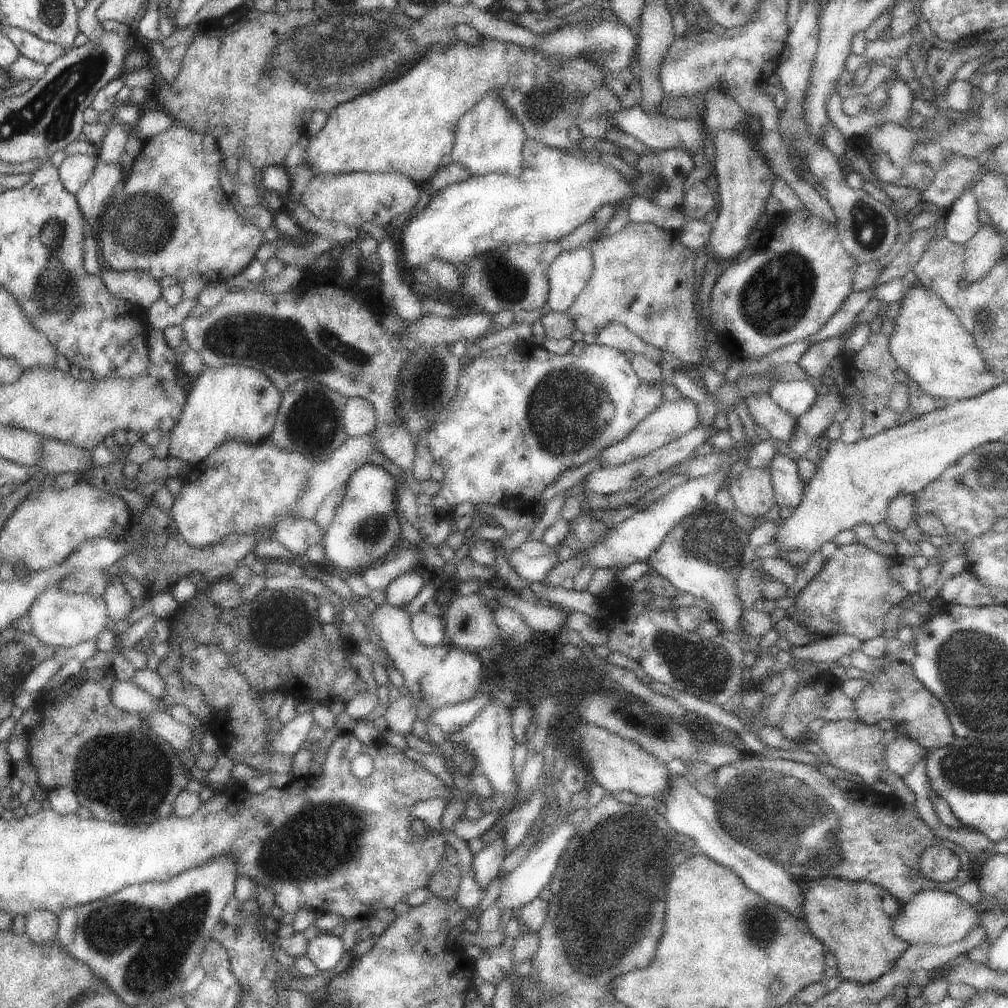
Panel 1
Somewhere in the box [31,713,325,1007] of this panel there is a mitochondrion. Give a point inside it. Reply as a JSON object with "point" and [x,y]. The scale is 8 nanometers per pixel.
{"point":[157,944]}

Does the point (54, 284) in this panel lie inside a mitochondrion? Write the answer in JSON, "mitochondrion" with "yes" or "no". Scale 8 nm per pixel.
{"mitochondrion":"yes"}

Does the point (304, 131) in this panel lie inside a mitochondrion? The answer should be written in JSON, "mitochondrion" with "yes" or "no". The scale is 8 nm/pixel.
{"mitochondrion":"no"}

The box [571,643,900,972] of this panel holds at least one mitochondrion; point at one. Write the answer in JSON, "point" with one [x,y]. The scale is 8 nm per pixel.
{"point":[762,802]}

